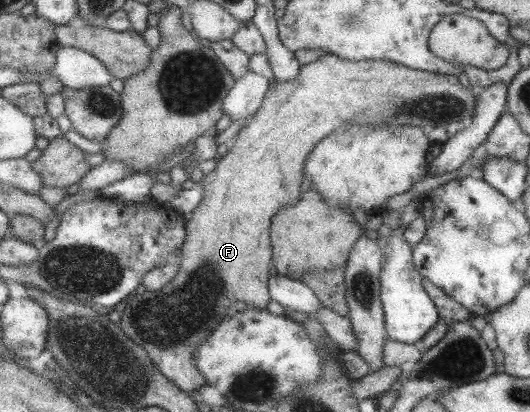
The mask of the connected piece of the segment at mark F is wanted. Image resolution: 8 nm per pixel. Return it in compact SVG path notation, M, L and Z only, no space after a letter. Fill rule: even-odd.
M332 53L301 66L295 80L276 79L276 84L270 81L261 108L240 128L236 142L226 155L216 159L215 169L200 181L204 198L187 216L186 240L181 246L178 274L167 284L168 288L156 290L156 302L152 302L154 292L144 289L139 291L144 292L140 294L140 308L138 294L127 299L126 302L130 302L122 314L124 334L144 347L160 372L180 390L191 394L206 386L208 381L194 365L196 348L210 336L216 324L222 322L232 302L246 302L264 309L268 306L271 300L268 280L270 266L273 266L272 220L283 206L294 205L300 200L304 164L314 147L328 135L342 131L346 123L418 125L424 132L435 126L468 124L476 108L476 94L476 88L464 87L452 74L414 70L386 60L352 62Z

